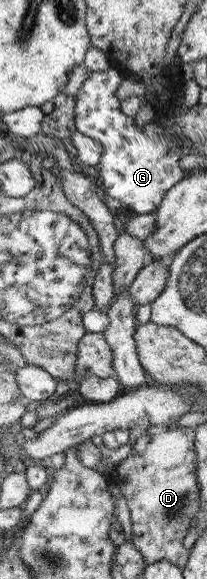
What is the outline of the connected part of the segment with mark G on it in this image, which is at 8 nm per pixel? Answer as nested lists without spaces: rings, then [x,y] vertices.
[[[113,66],[103,72],[89,71],[88,77],[83,81],[76,95],[73,96],[76,100],[74,106],[75,131],[91,137],[102,146],[102,155],[97,166],[105,196],[119,200],[120,204],[128,206],[136,215],[146,215],[155,213],[167,190],[177,184],[190,171],[183,169],[179,163],[181,157],[190,154],[190,146],[182,144],[182,140],[170,130],[170,126],[162,126],[162,124],[154,121],[139,131],[134,125],[133,118],[123,115],[119,109],[120,100],[117,99],[115,90],[117,90],[122,79],[119,70]]]

